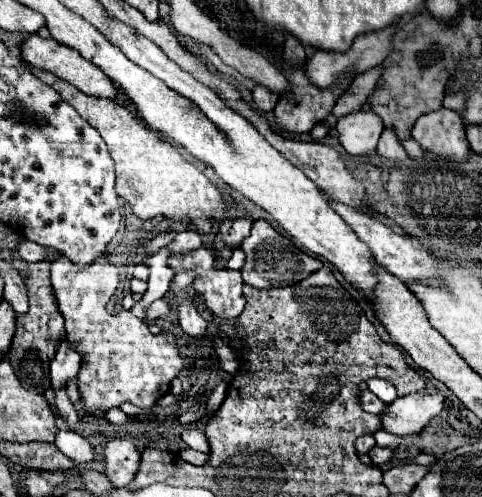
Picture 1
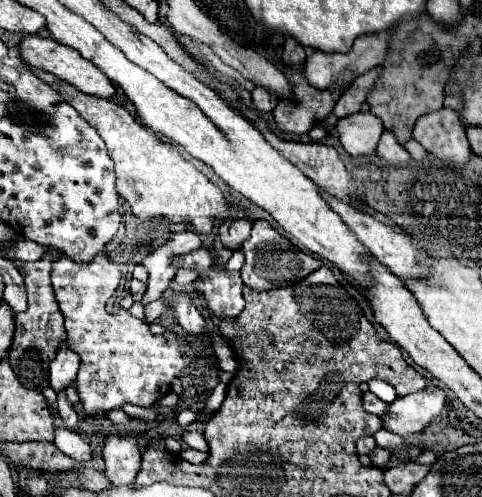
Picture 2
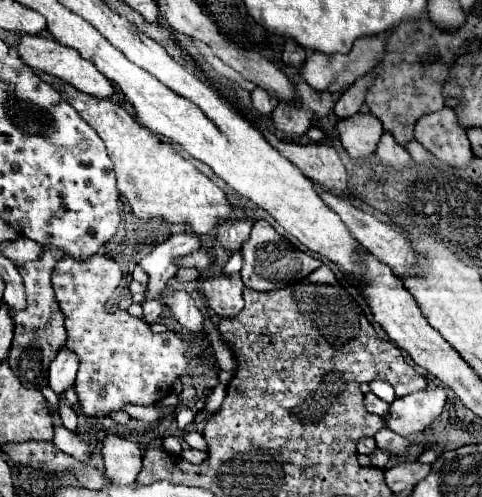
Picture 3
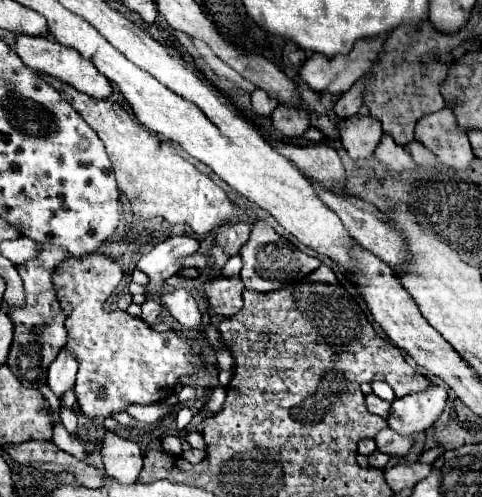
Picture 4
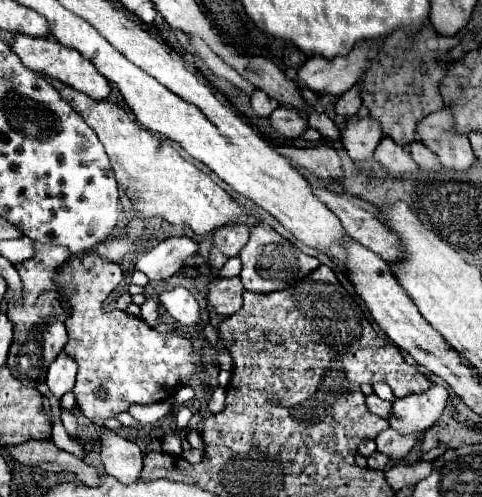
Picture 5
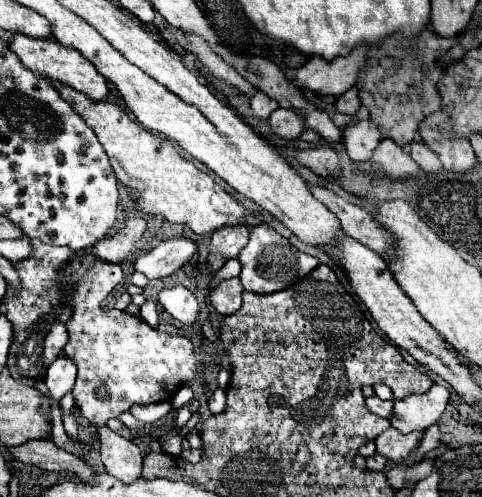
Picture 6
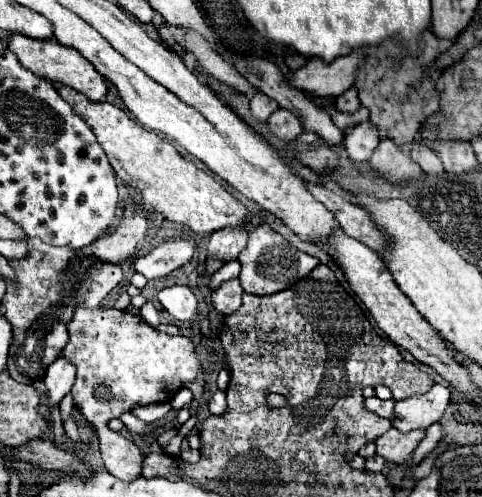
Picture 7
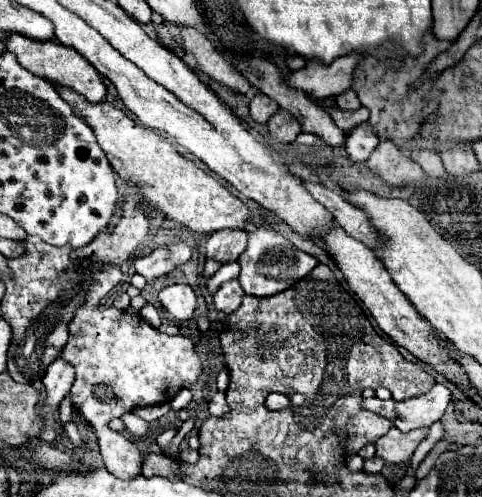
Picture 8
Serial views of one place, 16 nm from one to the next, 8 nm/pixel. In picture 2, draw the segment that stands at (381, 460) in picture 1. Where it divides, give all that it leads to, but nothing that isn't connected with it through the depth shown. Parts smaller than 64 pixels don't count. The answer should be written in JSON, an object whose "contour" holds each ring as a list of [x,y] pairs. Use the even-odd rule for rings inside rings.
{"contour":[[[374,448],[372,452],[370,452],[370,460],[372,460],[372,466],[378,466],[378,468],[384,468],[386,464],[388,464],[388,460],[390,460],[390,452],[382,452],[382,448]]]}

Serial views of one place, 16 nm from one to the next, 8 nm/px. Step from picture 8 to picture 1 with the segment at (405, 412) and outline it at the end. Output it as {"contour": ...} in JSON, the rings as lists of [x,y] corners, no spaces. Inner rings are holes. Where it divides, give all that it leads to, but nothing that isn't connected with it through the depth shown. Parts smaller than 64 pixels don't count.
{"contour":[[[440,390],[400,396],[388,404],[386,412],[380,416],[382,428],[398,436],[422,432],[422,428],[426,428],[428,422],[442,412],[442,408],[444,394]]]}

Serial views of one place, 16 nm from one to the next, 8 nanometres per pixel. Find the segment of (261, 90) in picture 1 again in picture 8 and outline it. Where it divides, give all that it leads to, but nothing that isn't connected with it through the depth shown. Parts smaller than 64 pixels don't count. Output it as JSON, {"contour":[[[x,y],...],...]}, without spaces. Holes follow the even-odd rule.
{"contour":[[[256,94],[254,98],[252,98],[252,102],[250,102],[250,116],[252,116],[252,120],[256,122],[256,124],[268,124],[268,120],[276,114],[280,110],[280,106],[272,100],[272,98],[268,98],[266,94]]]}

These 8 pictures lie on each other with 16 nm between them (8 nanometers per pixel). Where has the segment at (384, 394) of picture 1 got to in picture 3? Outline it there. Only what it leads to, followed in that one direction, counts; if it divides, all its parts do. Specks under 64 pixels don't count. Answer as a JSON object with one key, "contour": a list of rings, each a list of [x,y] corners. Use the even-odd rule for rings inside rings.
{"contour":[[[374,380],[374,382],[370,382],[370,388],[372,388],[372,392],[374,392],[378,398],[382,398],[382,400],[386,400],[386,402],[392,402],[392,400],[396,398],[396,394],[394,394],[394,390],[392,390],[392,386],[390,386],[388,382]]]}

